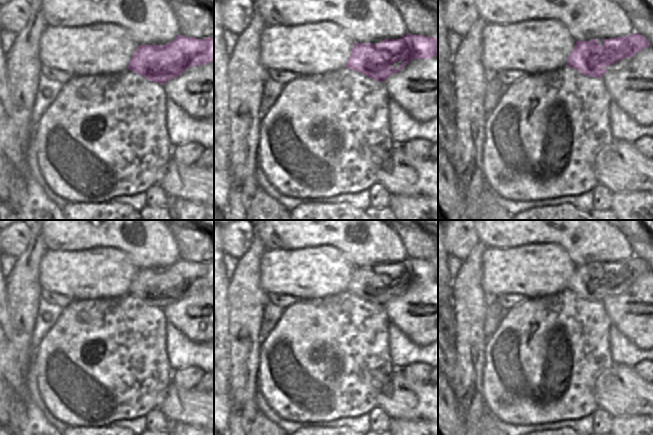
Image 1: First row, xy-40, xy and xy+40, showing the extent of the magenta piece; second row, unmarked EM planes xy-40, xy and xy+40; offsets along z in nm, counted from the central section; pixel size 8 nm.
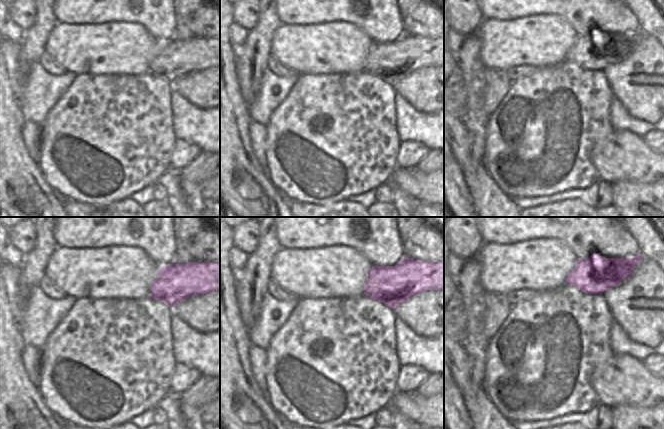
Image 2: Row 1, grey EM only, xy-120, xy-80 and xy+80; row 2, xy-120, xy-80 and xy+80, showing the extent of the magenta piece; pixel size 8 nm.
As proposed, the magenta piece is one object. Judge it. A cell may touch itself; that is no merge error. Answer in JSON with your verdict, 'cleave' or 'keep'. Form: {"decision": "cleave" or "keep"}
{"decision": "keep"}

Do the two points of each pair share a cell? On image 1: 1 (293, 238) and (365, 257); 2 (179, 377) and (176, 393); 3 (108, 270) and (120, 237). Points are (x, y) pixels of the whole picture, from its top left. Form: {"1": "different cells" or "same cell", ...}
{"1": "same cell", "2": "different cells", "3": "different cells"}

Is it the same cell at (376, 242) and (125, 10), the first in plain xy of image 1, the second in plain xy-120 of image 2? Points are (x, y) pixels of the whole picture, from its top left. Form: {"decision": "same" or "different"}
{"decision": "same"}

